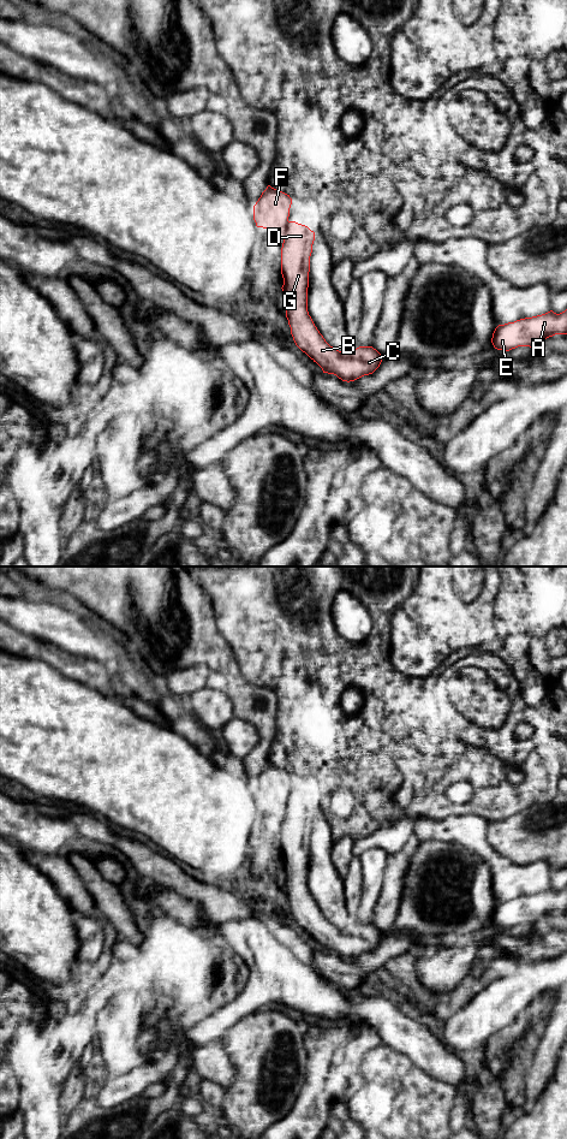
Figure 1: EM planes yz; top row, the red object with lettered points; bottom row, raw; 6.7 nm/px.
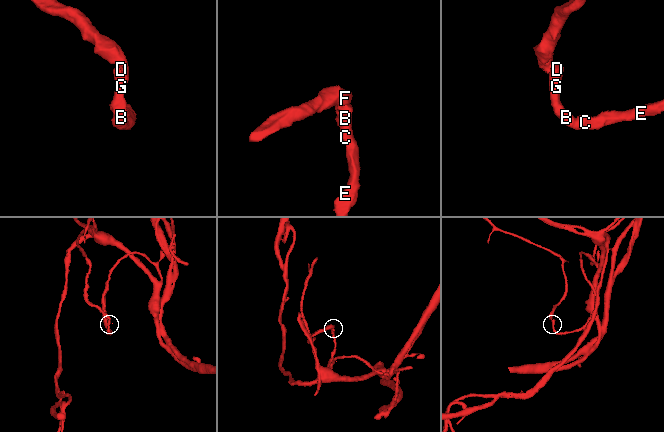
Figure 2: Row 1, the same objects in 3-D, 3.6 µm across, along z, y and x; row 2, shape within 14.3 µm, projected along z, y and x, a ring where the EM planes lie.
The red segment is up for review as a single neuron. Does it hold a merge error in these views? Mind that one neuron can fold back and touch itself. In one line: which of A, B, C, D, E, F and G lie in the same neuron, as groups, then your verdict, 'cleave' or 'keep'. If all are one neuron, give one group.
groups A B C D E G / F; cleave

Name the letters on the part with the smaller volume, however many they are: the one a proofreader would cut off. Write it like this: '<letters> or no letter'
F

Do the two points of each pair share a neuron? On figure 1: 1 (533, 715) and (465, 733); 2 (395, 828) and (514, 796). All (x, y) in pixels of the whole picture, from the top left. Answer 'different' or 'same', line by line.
1: same
2: different

